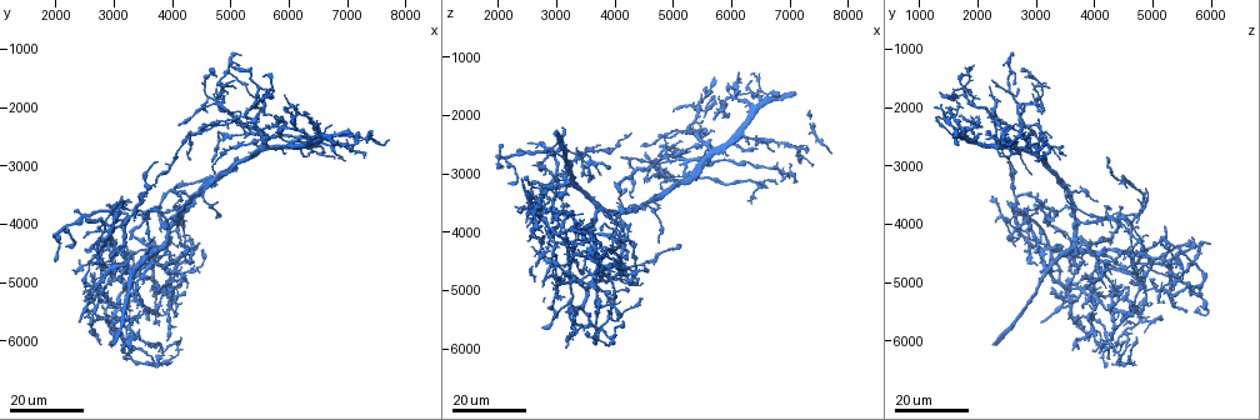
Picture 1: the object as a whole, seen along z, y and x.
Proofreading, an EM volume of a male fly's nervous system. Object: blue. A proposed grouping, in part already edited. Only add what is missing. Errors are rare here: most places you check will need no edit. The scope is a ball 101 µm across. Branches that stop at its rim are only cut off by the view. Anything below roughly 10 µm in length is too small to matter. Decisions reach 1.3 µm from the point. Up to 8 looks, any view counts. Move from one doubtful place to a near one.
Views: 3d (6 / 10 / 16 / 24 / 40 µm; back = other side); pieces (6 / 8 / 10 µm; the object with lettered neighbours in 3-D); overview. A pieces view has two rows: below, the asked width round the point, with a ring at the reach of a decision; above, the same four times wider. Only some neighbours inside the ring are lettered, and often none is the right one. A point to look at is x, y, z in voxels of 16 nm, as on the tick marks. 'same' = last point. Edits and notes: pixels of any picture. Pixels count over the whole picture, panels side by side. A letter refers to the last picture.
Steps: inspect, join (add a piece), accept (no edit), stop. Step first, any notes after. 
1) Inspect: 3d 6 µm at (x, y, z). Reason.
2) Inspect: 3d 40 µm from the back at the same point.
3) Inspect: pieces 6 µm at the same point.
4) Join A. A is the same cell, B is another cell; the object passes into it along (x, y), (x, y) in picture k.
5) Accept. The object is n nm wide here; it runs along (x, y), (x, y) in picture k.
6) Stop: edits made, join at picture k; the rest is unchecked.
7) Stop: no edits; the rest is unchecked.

Inspect: 3d 16 µm at (3600, 5650, 3900). An open end.

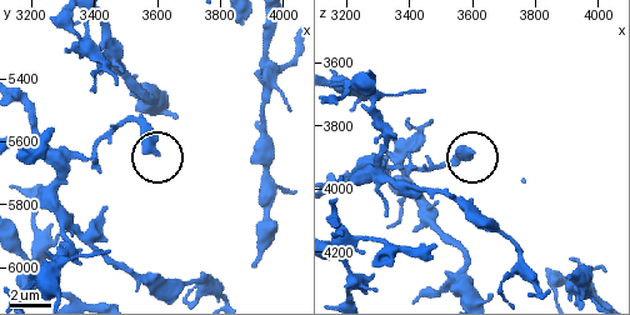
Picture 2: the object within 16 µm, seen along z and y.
Inspect: pieces 8 µm at (3590, 5630, 3870).

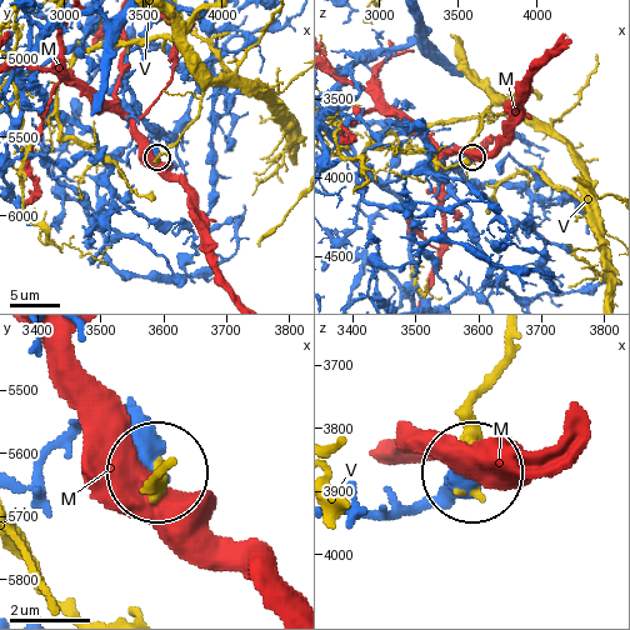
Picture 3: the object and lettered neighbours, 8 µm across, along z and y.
Accept. The object is 380 nm wide here; M and V are other cells; no lettered piece goes on from it.

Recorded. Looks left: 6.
Inspect: 3d 24 µm at (3150, 4950, 3750). An open end.

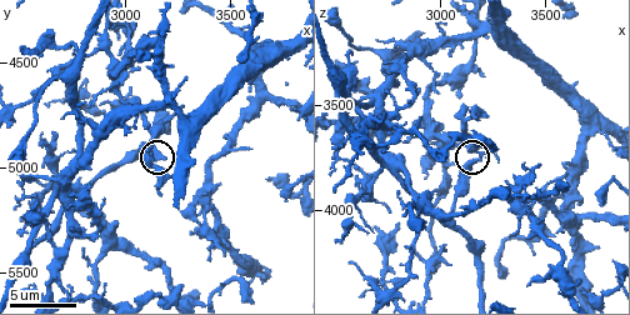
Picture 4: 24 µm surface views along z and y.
Inspect: pieces 6 µm at (3190, 4960, 3760). What lies round it.

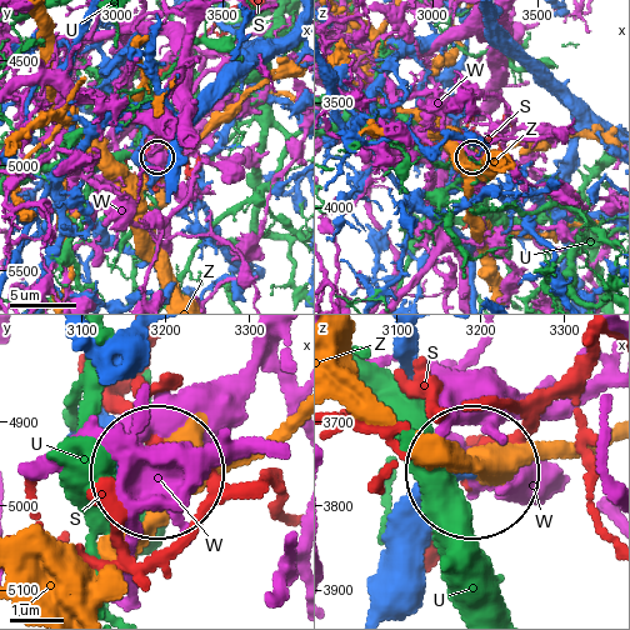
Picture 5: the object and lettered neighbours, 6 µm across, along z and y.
Accept. S, U, W and Z are other cells; none of them fits.

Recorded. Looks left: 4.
Inspect: 3d 24 µm at (3450, 5450, 4700). An open end.

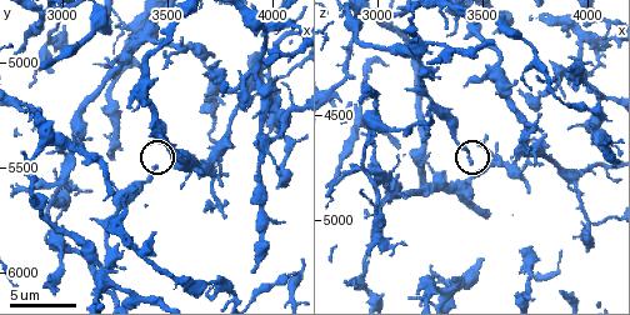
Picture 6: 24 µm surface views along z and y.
Inspect: pieces 8 µm at (3450, 5490, 4710). See the neighbours.

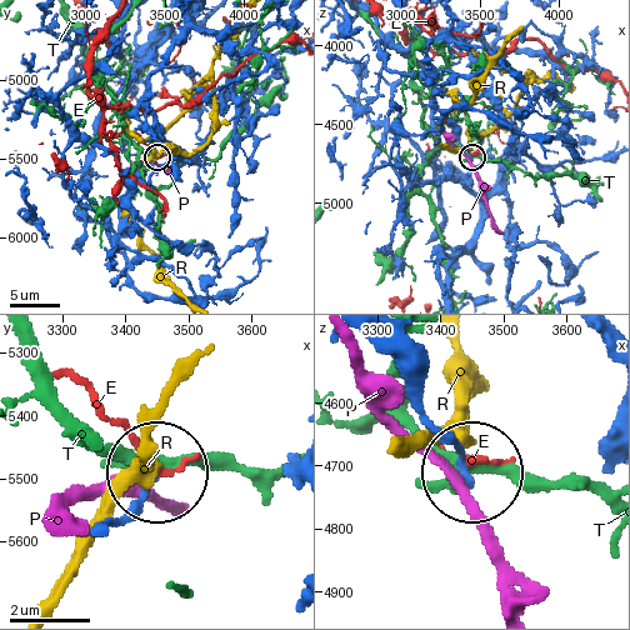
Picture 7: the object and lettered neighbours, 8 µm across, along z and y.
Accept. E, P, R and T are other cells; it runs along (408, 384), (471, 471) in picture 7; none of them fits.

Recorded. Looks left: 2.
Inspect: 3d 16 µm at (4300, 3600, 3050). Free end.

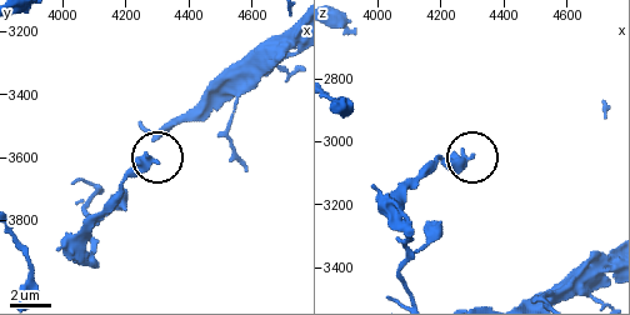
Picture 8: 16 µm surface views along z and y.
Inspect: pieces 6 µm at (4300, 3620, 3040). What lies round it.

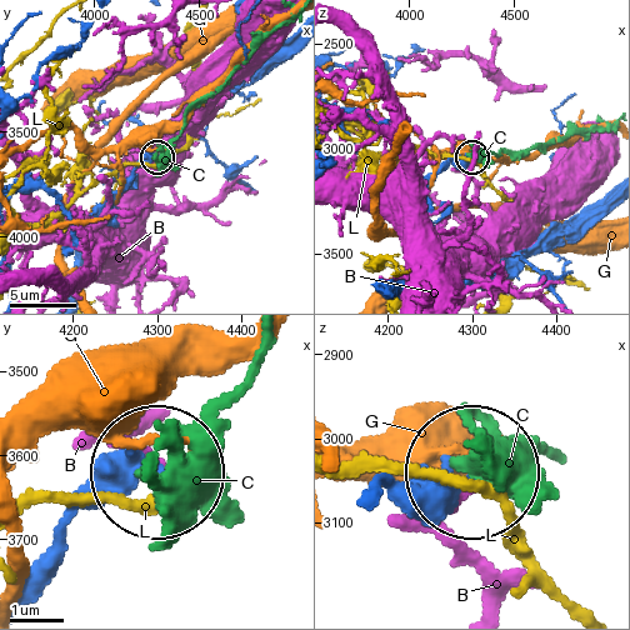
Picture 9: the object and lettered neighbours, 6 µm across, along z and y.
Accept. B, C, G and L are other cells; no lettered piece goes on from it.

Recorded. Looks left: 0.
Stop: no edits; the rest is unchecked.

